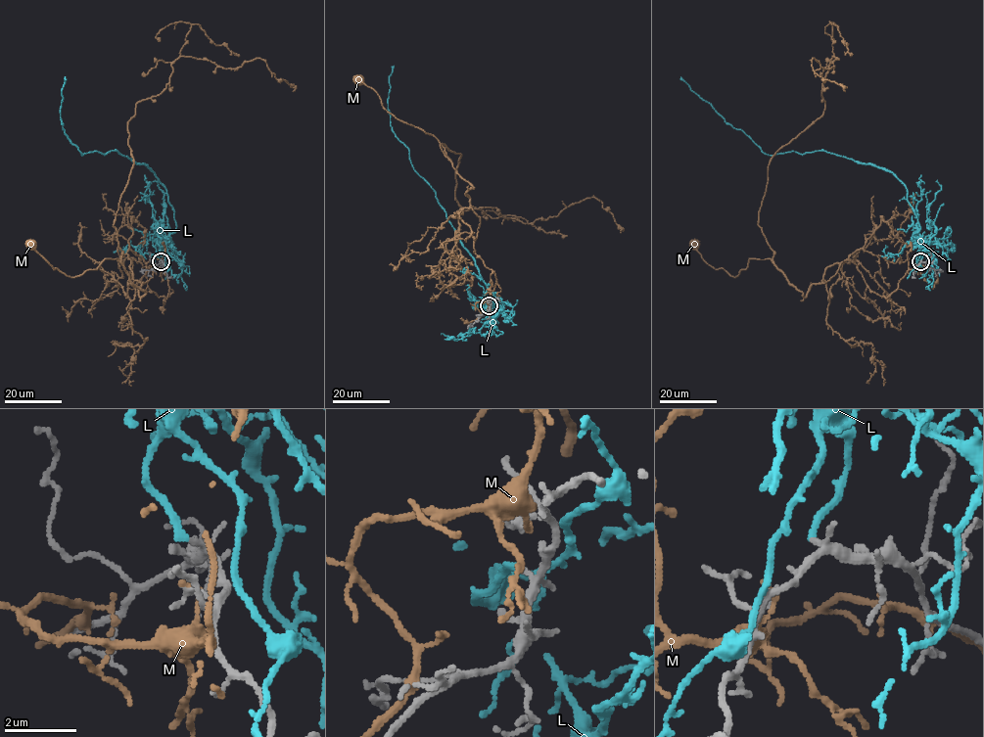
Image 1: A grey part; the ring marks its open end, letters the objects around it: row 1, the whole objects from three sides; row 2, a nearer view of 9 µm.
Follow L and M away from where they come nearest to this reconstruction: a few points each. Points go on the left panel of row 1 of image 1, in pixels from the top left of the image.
L: (161, 260), (159, 243), (176, 225), (166, 189), (145, 164), (117, 151), (81, 155), (60, 119), (66, 76)
M: (161, 264), (166, 298), (148, 287), (150, 260), (141, 297), (117, 258), (69, 276), (30, 244)

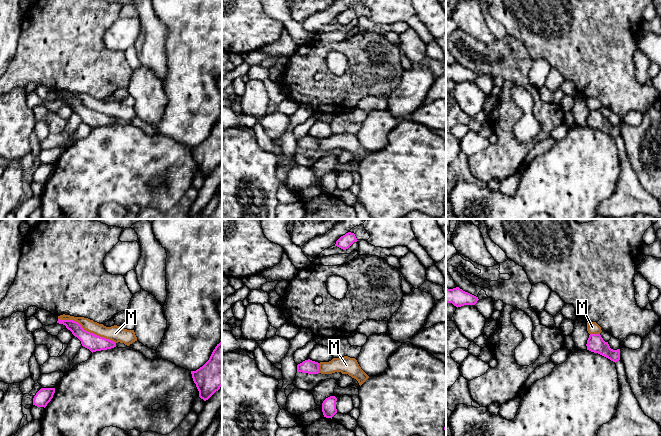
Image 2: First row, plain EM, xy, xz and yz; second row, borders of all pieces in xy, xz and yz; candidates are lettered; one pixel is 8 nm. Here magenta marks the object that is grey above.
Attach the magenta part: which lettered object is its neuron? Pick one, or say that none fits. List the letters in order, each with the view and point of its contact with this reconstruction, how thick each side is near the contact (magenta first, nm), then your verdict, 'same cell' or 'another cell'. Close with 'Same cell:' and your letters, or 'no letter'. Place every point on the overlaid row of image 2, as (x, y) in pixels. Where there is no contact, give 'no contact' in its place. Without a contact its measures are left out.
L: no contact | same cell
M: xy (87, 331) | 130/130 nm | another cell
Same cell: L

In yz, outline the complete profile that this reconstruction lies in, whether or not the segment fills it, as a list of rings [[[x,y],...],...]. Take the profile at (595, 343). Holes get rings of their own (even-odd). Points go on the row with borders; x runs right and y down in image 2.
[[[590,334],[586,346],[587,350],[598,353],[615,363],[620,360],[620,349],[611,349],[600,334]]]

